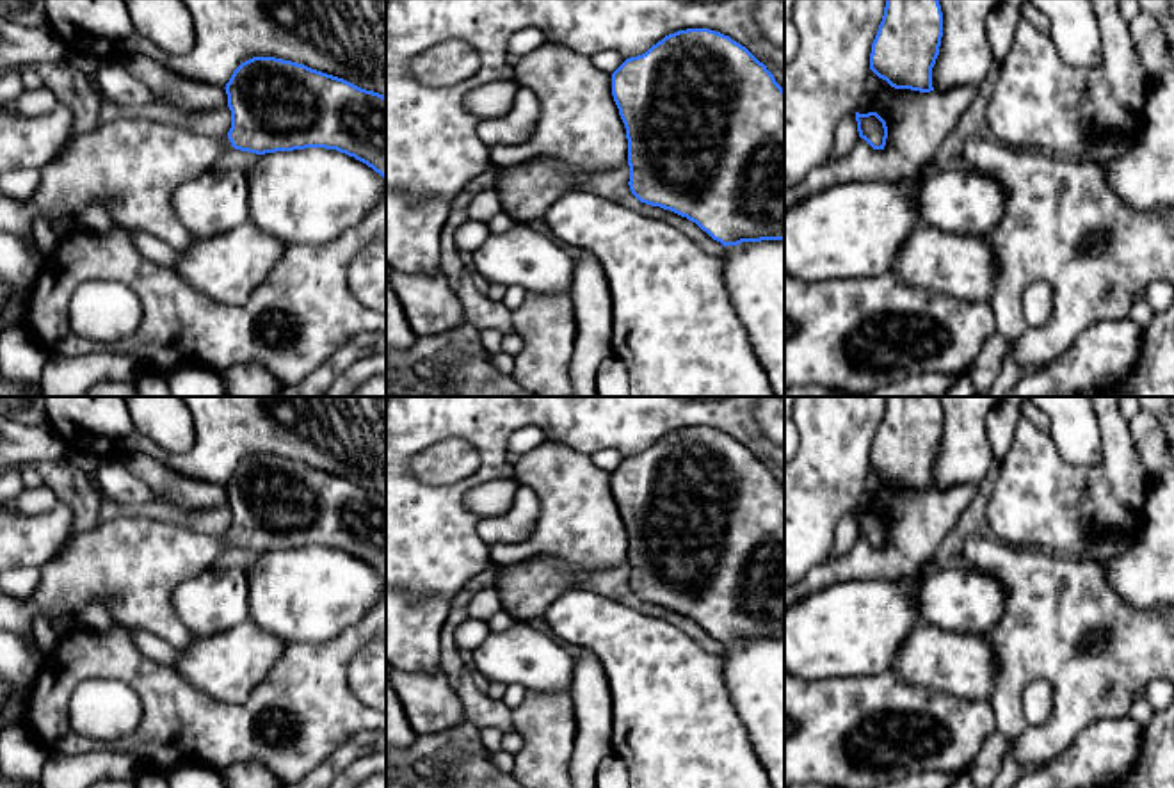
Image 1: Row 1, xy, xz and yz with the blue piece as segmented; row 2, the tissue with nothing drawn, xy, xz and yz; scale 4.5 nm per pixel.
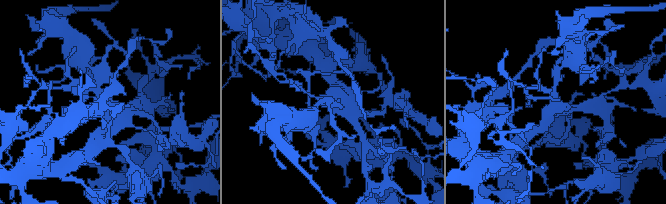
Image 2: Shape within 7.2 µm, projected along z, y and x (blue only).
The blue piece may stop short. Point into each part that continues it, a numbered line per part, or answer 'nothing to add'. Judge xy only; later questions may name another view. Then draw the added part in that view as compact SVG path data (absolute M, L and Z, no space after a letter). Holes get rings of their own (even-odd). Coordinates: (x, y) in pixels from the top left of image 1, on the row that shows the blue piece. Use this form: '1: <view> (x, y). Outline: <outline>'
1: xy (132, 166). Outline: M123 116L69 139L64 149L39 169L41 183L30 199L18 201L0 194L0 229L21 237L34 256L44 260L34 238L34 221L43 217L52 224L62 217L78 219L85 206L98 203L114 224L146 231L174 251L185 251L197 238L178 219L173 194L181 183L215 167L229 148L233 146L228 137L208 139L146 117Z

